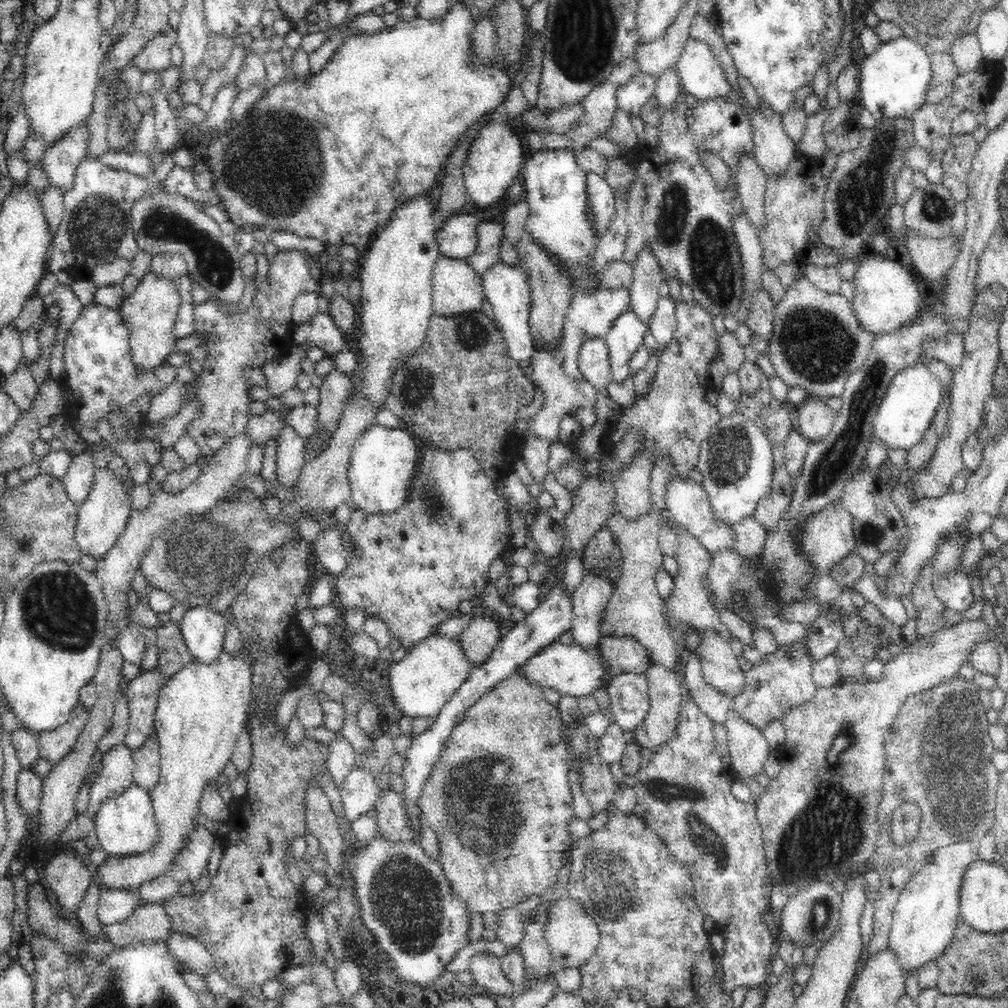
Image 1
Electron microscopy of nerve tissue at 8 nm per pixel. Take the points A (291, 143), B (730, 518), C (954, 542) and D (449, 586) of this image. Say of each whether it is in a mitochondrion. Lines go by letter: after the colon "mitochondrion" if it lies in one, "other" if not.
A: mitochondrion
B: other
C: other
D: other

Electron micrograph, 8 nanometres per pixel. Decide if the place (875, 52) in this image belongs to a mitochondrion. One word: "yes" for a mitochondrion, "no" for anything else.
no

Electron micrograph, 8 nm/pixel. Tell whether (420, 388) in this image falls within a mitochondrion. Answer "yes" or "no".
yes

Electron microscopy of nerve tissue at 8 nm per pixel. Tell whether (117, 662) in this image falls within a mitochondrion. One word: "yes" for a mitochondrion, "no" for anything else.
no

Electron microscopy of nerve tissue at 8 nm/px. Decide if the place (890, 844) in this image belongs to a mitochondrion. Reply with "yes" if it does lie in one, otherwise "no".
no

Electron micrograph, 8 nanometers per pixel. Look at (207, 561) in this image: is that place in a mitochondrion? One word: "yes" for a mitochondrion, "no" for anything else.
yes

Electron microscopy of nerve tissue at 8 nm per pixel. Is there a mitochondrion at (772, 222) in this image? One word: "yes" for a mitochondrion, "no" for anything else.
no

